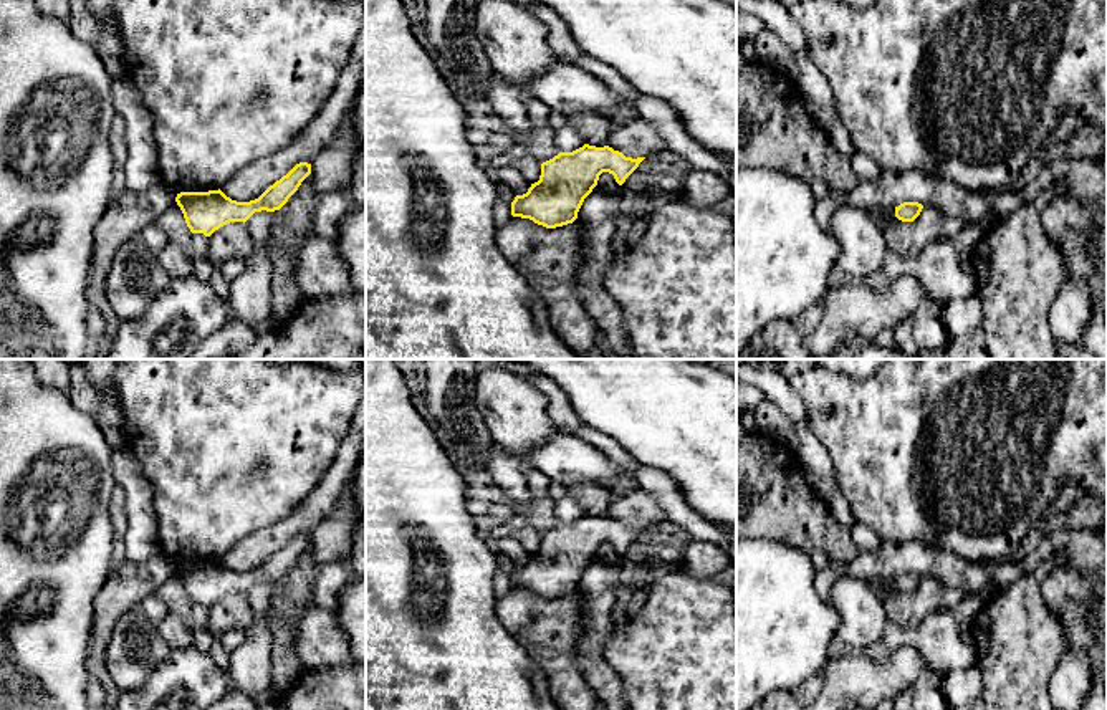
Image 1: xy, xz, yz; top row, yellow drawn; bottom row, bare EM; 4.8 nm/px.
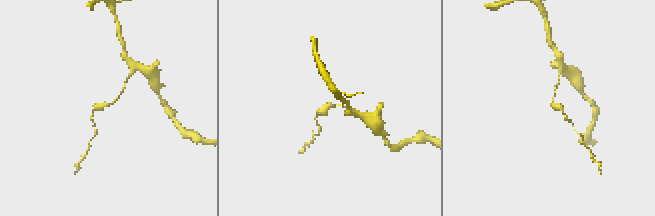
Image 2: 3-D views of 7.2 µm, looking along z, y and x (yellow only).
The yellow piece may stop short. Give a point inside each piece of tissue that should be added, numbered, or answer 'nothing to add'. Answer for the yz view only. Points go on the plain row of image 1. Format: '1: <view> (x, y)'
nothing to add

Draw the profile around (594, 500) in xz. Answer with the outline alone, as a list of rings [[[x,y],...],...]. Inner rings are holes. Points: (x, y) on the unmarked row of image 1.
[[[576,483],[568,488],[586,515],[596,518],[609,516],[612,498],[607,488],[594,483]]]

